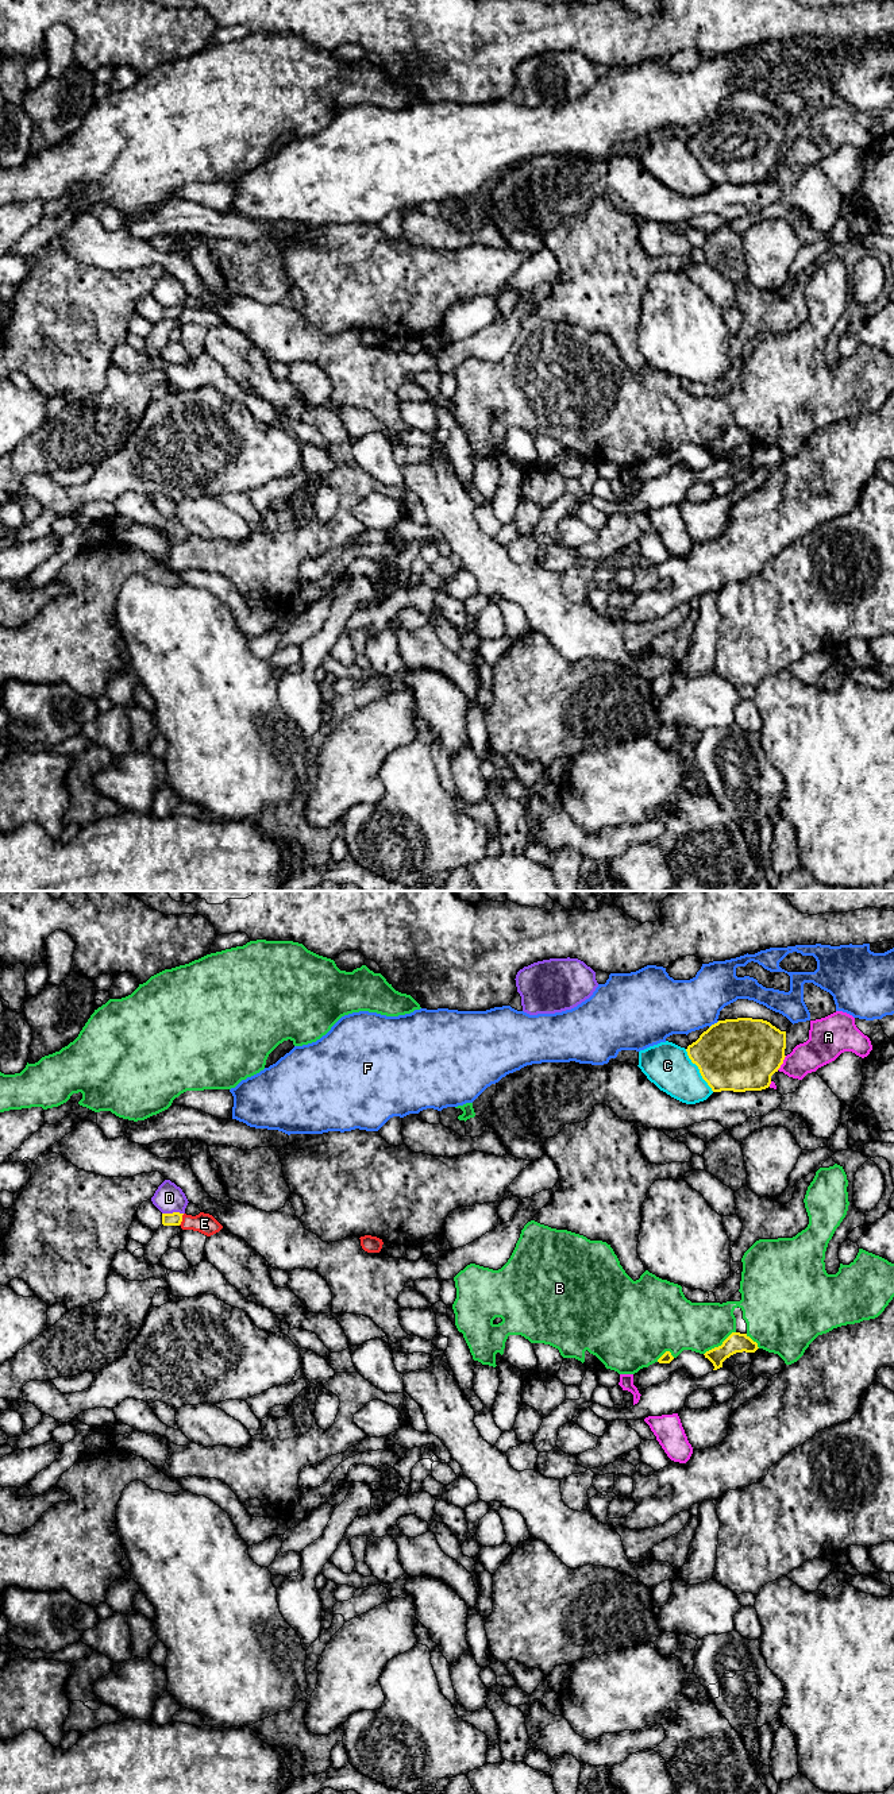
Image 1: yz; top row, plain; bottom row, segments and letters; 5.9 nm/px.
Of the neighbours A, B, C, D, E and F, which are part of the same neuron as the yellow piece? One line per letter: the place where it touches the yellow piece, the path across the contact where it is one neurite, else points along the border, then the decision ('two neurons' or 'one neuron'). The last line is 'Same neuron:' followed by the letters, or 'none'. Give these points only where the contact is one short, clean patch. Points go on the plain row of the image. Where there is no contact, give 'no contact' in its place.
A: contact yz (782, 155); two neurons
B: contact yz (719, 439); two neurons
C: contact yz (700, 164); two neurons
D: contact yz (173, 305); two neurons
E: contact yz (181, 312); border yz (184, 307), (178, 317); two neurons
F: contact yz (715, 116); two neurons
Same neuron: none

